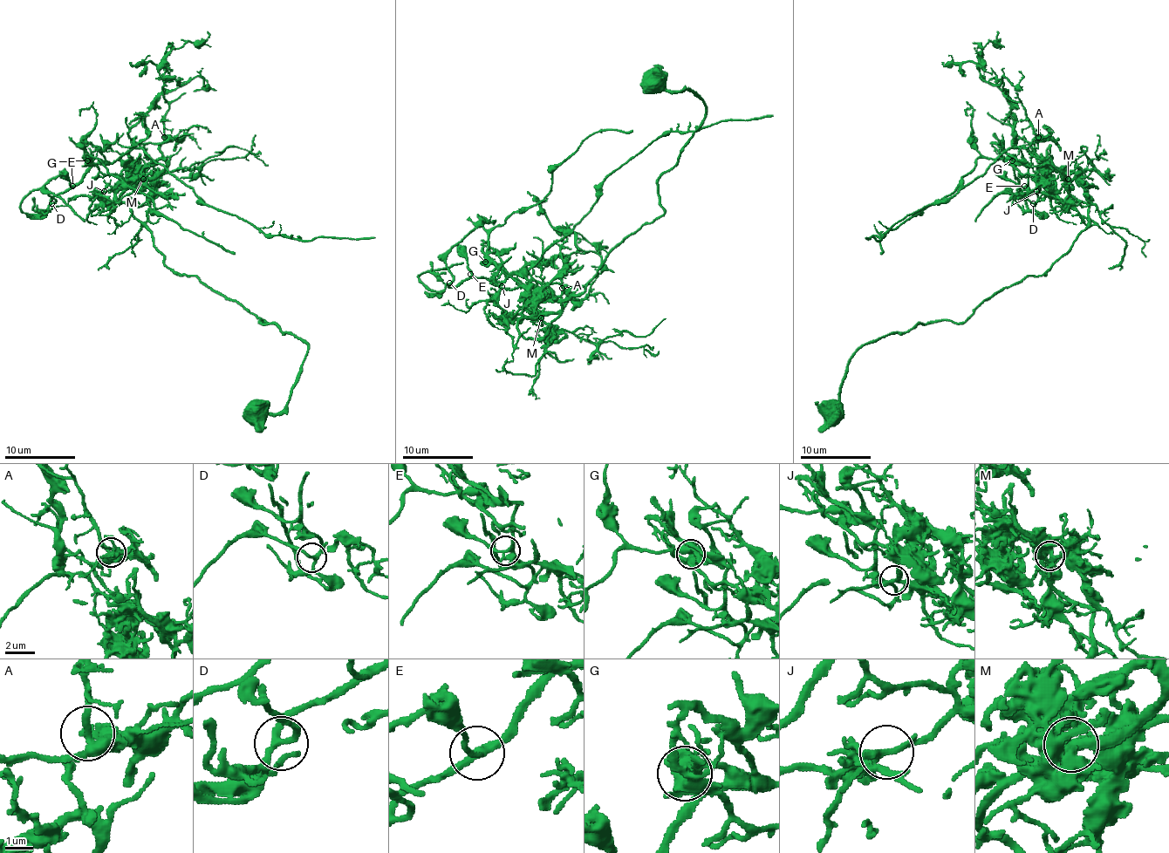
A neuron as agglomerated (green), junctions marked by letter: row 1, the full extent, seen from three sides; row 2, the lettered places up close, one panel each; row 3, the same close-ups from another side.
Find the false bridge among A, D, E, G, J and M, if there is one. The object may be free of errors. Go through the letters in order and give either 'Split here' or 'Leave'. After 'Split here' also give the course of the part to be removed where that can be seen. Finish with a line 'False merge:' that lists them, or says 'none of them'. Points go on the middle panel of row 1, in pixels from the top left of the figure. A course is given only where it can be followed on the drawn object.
A: Leave
D: Leave
E: Leave
G: Split here. Course of the part to remove: (484, 262), (523, 272), (572, 230), (595, 204), (604, 181), (661, 135), (772, 114)
J: Leave
M: Leave
False merge: G

